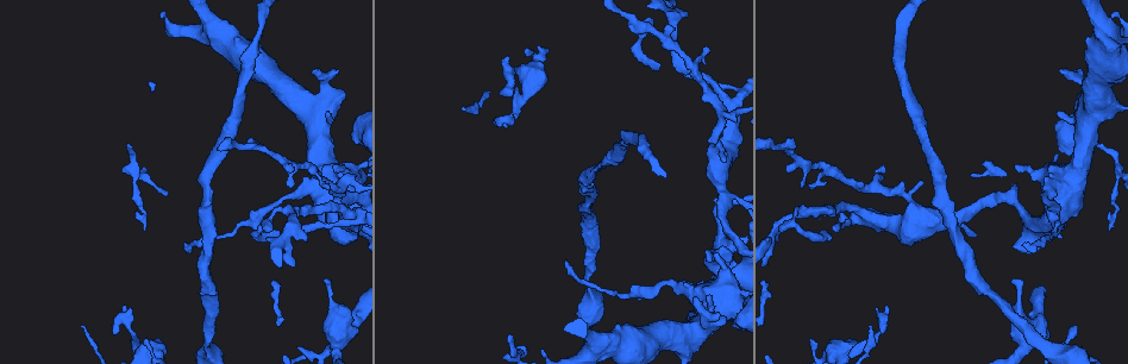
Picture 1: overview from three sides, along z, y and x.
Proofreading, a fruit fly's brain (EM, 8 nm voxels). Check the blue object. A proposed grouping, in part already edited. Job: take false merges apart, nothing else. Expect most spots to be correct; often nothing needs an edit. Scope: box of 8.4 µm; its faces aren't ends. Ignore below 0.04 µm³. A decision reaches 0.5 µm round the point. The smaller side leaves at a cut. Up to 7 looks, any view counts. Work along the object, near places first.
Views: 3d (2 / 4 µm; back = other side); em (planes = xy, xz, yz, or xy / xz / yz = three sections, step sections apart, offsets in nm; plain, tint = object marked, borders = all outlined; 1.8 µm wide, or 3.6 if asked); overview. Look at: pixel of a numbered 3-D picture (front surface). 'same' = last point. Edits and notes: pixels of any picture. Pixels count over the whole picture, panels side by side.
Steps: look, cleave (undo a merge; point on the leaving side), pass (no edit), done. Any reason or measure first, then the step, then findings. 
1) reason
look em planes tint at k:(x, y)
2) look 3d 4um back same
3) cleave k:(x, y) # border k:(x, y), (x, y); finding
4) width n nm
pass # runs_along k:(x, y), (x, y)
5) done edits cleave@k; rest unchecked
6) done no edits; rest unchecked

thick turns thin
look 3d 4um back at 1:(1054, 188)

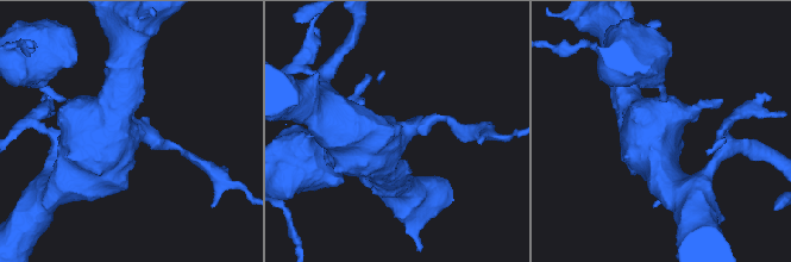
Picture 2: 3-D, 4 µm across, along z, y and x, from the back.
look em xz step 8 tint at 2:(397, 134)

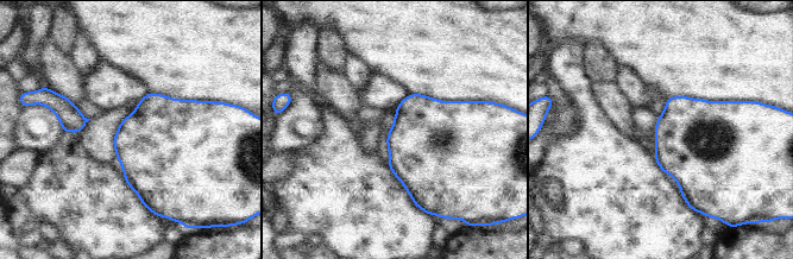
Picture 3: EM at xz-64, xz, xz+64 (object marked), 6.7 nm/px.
pass # one neuron here

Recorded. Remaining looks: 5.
three-way junction
look em planes plain at 1:(352, 215)

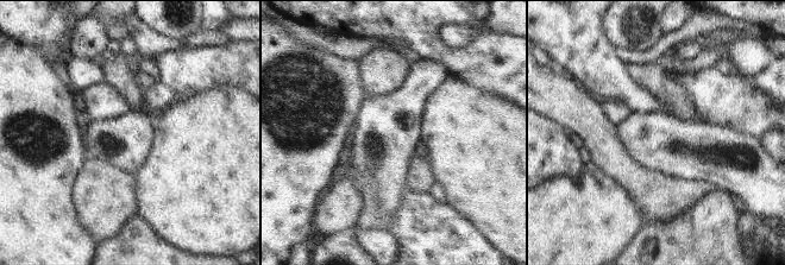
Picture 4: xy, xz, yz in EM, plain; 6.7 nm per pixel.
see the neighbours
look em planes borders same

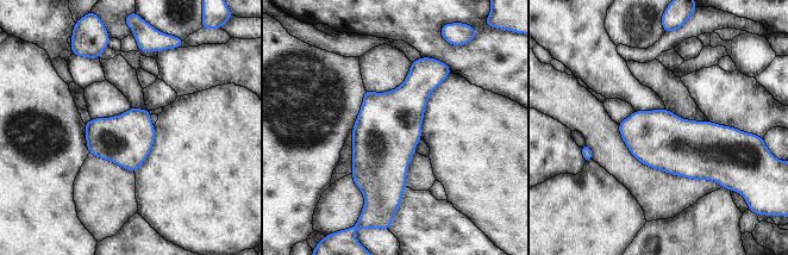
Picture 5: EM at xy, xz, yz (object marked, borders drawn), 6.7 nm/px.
width 340 nm
pass # all the same neuron

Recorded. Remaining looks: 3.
sharp bend
look em 3.6um planes tint at 1:(854, 350)

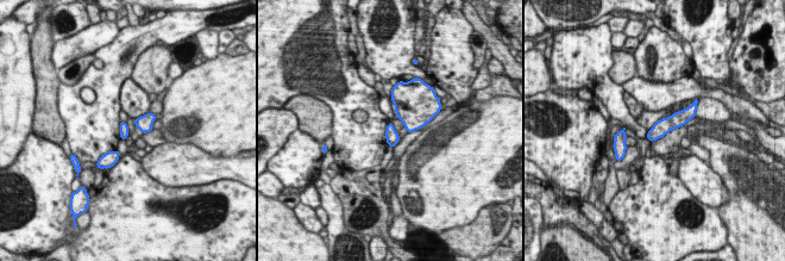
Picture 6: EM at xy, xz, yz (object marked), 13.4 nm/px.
pass # runs_along 6:(688, 116), (664, 125), (650, 136); one neuron here

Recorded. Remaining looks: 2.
done no edits; rest unchecked

